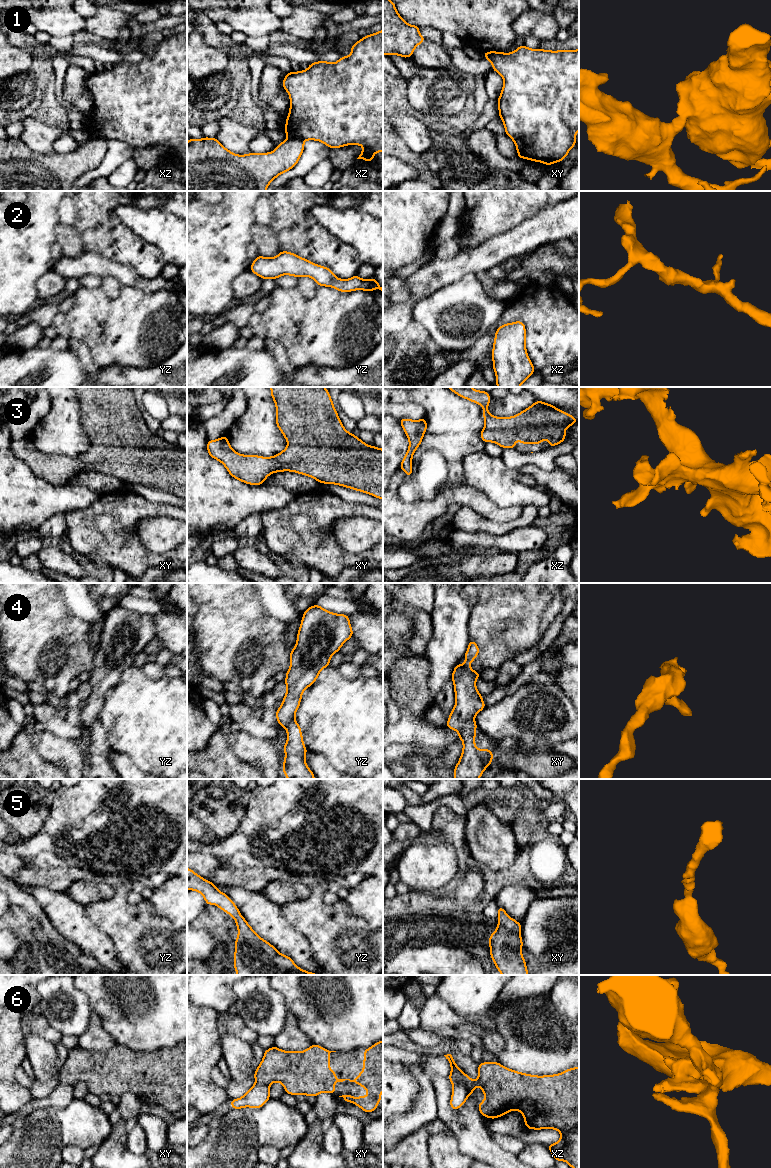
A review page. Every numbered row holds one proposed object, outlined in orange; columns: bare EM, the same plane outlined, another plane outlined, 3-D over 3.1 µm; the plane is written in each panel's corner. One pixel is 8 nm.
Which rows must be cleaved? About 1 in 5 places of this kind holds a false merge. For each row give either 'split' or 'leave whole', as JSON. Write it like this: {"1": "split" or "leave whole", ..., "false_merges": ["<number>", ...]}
{"1": "split", "2": "leave whole", "3": "leave whole", "4": "leave whole", "5": "leave whole", "6": "split", "false_merges": ["1", "6"]}

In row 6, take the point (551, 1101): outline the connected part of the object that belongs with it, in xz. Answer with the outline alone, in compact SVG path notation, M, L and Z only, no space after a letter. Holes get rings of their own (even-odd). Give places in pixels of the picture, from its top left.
M483 1062L478 1065L478 1079L473 1081L467 1074L462 1073L461 1079L471 1095L476 1086L484 1092L485 1100L479 1103L479 1111L483 1117L498 1118L506 1113L517 1110L522 1113L528 1129L555 1129L561 1134L560 1140L547 1145L556 1161L565 1161L571 1168L579 1168L579 1068L569 1068L555 1075L530 1075L508 1069L498 1062Z

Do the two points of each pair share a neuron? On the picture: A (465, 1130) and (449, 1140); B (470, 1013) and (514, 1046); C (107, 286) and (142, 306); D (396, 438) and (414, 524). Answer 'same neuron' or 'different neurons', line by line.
A: different neurons
B: different neurons
C: different neurons
D: different neurons

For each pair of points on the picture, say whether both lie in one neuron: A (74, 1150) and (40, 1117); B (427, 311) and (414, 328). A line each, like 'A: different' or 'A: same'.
A: different
B: different

